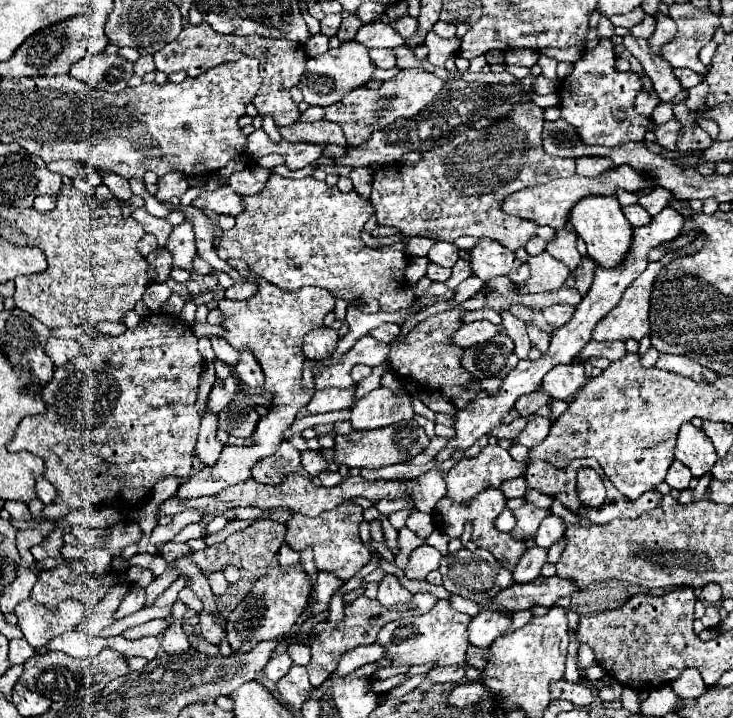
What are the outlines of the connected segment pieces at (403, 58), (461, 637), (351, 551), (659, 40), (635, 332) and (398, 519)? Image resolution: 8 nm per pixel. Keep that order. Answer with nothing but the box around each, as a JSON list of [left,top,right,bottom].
[[393,46,448,81],[378,600,470,666],[286,502,370,582],[648,12,676,54],[594,258,670,340],[388,508,412,530]]

